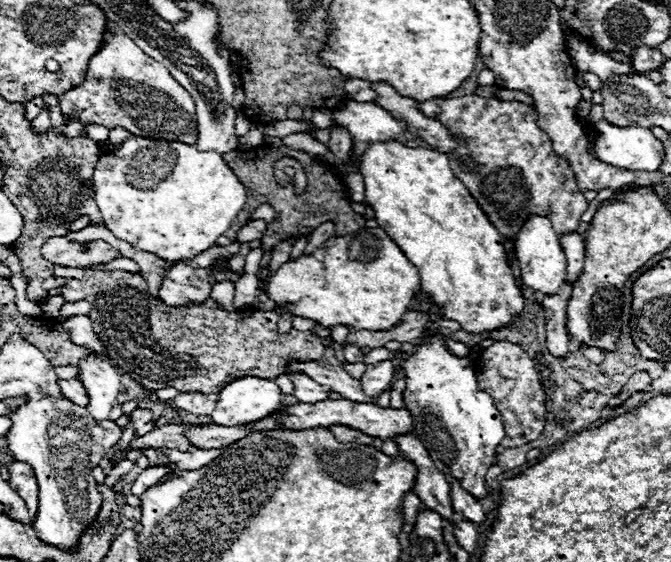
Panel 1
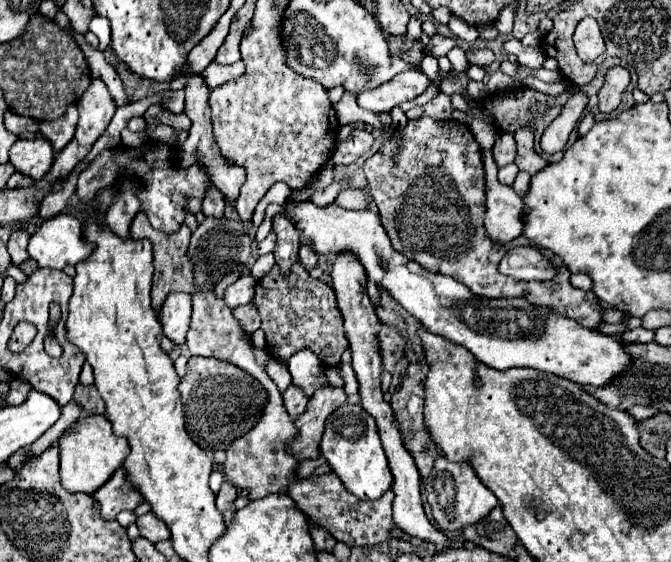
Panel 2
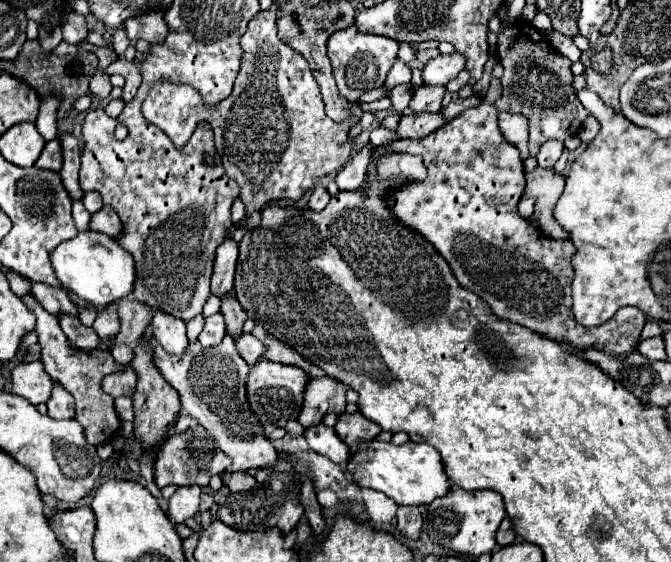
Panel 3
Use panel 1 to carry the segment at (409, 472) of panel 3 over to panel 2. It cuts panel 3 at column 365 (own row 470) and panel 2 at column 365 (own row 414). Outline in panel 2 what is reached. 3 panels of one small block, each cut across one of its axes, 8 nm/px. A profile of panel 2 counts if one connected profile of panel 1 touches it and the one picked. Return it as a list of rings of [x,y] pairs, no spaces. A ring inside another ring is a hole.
[[[344,404],[328,416],[320,450],[332,472],[338,474],[346,490],[356,498],[376,500],[392,488],[392,472],[380,444],[378,428],[374,424],[374,418],[368,416],[368,412],[360,404]]]

